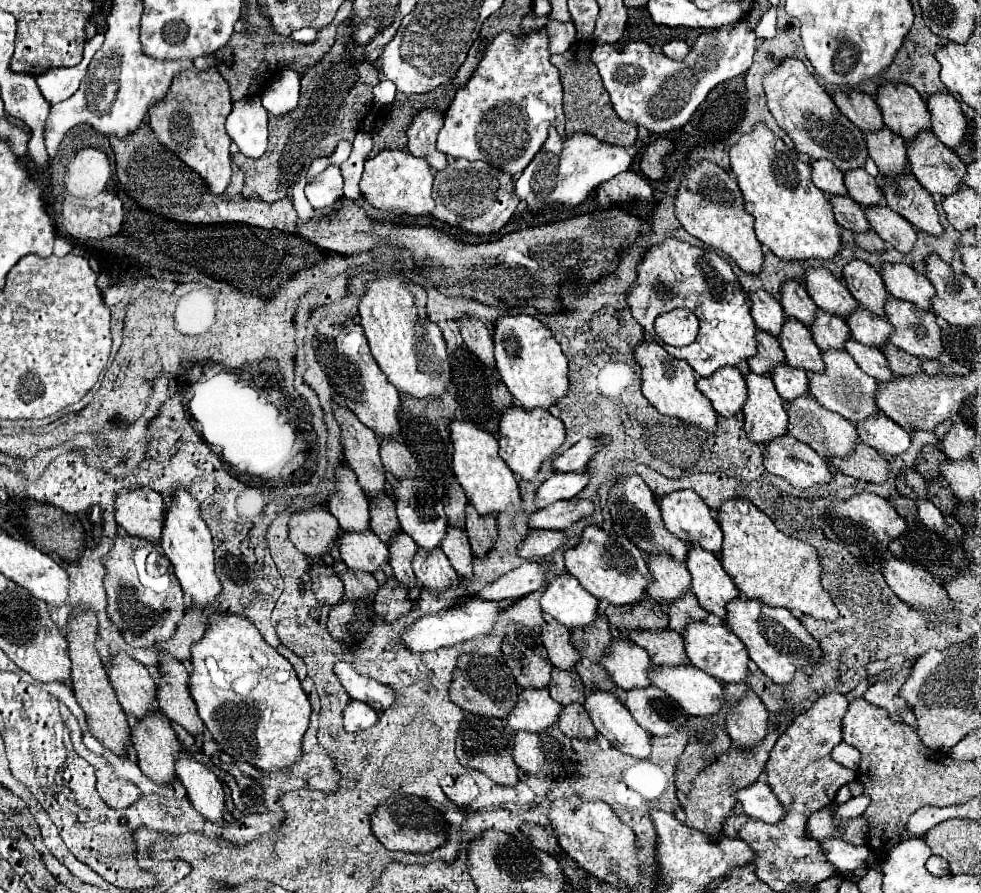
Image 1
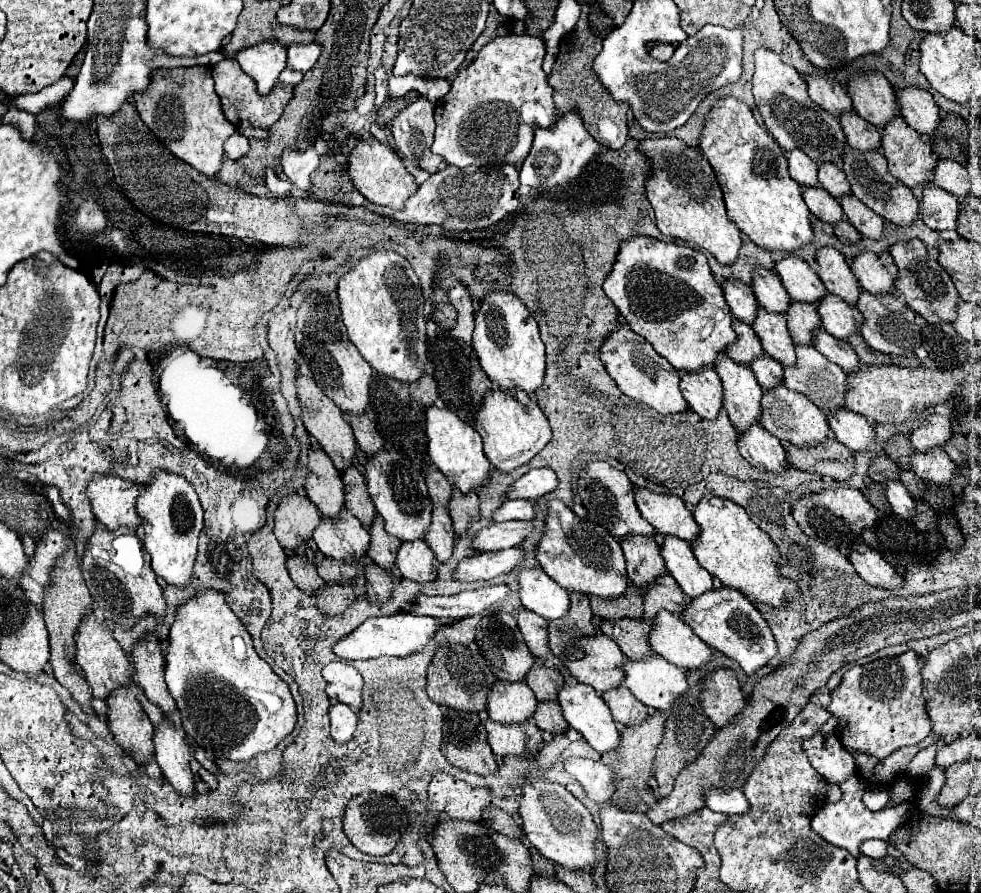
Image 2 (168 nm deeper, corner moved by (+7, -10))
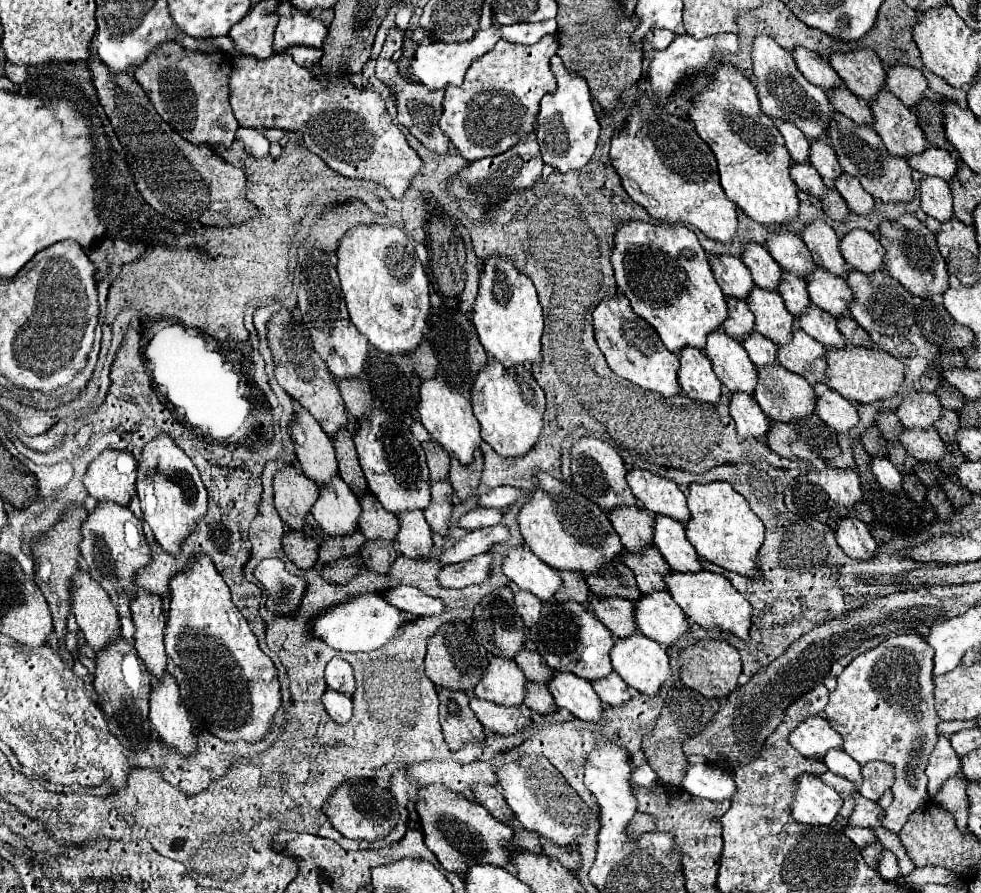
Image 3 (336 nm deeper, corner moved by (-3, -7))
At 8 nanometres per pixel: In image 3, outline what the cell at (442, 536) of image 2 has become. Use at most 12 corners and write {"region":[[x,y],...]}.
{"region":[[431,483],[425,519],[433,533],[449,535],[453,487]]}

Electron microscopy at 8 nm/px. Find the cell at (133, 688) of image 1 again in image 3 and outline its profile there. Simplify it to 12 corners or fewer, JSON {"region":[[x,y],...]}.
{"region":[[89,573],[73,575],[71,611],[99,653],[121,639],[105,589]]}

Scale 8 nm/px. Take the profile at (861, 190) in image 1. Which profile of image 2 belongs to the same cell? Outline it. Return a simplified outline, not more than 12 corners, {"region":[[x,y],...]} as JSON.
{"region":[[819,164],[817,180],[835,198],[849,194],[845,172]]}

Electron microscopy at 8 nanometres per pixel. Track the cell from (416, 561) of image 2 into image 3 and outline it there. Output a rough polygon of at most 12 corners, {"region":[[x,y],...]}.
{"region":[[423,513],[399,515],[399,553],[429,557],[433,535]]}

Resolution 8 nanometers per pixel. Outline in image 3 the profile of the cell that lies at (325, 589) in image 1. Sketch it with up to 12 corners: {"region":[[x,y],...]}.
{"region":[[303,531],[283,535],[285,555],[303,571],[315,567],[319,545]]}

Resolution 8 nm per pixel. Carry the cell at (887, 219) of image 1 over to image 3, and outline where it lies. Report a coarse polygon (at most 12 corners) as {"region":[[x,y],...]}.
{"region":[[843,173],[835,189],[857,215],[871,215],[873,197]]}

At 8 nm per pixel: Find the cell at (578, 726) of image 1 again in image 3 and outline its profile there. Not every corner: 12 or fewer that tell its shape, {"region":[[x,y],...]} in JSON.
{"region":[[527,683],[525,705],[539,715],[557,713],[545,683]]}

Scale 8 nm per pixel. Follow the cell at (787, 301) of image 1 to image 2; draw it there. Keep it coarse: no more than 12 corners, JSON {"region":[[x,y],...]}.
{"region":[[755,266],[753,294],[769,312],[785,314],[789,294],[773,270]]}

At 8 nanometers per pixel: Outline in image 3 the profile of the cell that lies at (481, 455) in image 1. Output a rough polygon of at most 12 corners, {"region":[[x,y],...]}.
{"region":[[437,379],[419,389],[419,417],[461,465],[481,449],[471,403]]}

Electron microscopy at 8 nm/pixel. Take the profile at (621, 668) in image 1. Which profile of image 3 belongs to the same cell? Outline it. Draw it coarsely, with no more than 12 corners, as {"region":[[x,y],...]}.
{"region":[[543,603],[529,639],[555,671],[599,681],[615,645],[591,611]]}

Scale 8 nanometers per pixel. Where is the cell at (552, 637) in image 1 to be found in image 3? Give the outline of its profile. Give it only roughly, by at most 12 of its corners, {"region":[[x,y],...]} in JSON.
{"region":[[517,591],[517,611],[525,625],[535,625],[543,603],[533,593]]}

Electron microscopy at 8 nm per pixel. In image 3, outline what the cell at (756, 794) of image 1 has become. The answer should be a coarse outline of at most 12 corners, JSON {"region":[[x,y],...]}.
{"region":[[689,765],[683,789],[709,801],[735,795],[731,773],[713,765]]}

